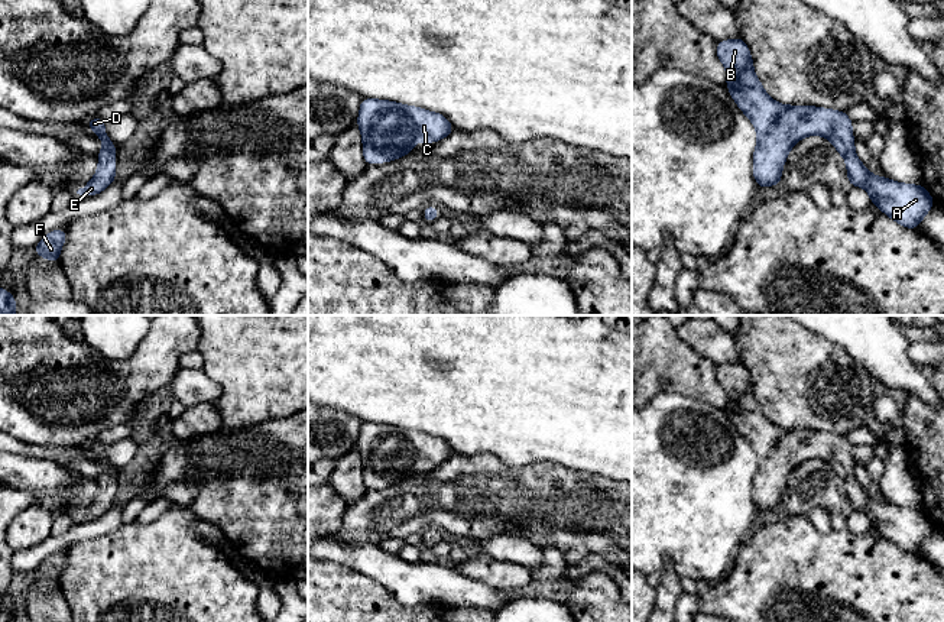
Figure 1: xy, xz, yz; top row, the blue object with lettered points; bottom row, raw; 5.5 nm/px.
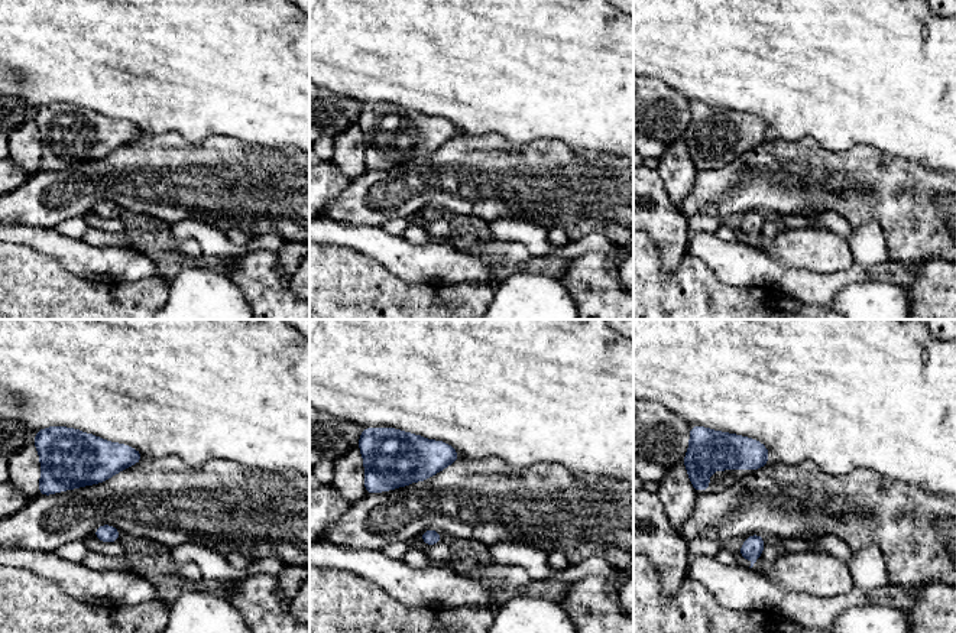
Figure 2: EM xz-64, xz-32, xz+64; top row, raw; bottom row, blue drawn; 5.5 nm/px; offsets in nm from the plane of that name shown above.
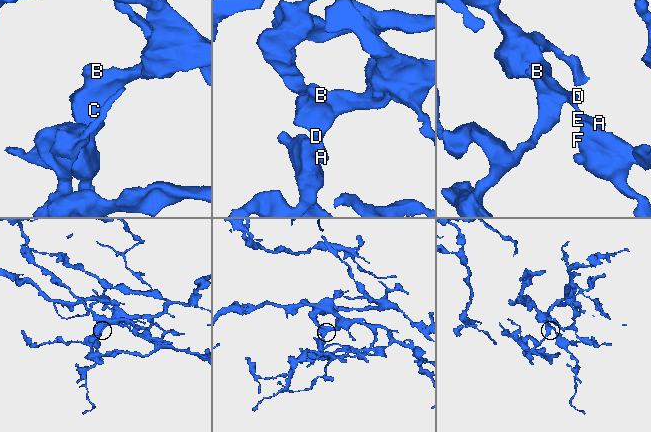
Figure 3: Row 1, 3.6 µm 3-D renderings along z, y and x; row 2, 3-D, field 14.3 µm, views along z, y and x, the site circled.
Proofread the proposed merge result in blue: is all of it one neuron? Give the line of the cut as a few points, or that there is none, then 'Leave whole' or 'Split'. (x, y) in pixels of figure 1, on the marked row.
No split. Leave whole

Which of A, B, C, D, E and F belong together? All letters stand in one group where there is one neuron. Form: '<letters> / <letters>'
A B C D E F

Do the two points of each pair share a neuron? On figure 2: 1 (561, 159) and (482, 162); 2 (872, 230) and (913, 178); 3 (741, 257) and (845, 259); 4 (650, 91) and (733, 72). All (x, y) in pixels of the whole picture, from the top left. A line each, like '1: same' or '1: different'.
1: same
2: different
3: different
4: different

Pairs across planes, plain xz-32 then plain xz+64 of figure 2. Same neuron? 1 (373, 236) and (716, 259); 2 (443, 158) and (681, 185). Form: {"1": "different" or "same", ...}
{"1": "same", "2": "different"}

